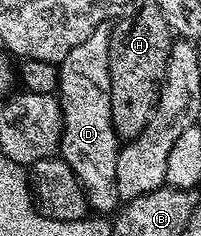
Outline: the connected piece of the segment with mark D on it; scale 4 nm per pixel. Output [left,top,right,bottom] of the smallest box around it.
[58,22,120,216]

